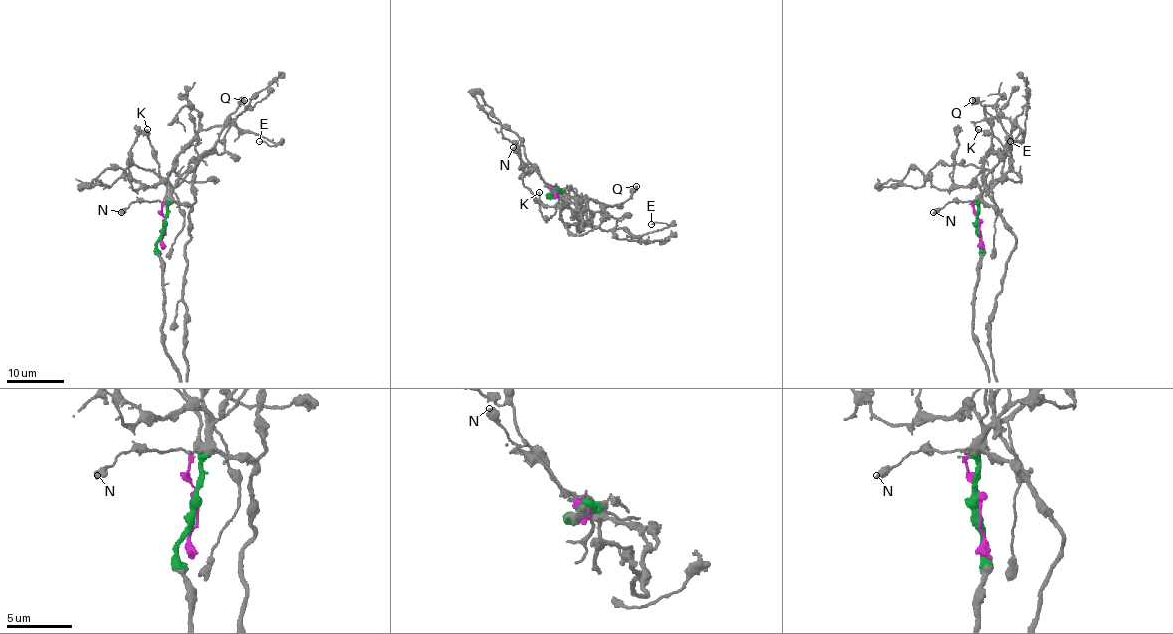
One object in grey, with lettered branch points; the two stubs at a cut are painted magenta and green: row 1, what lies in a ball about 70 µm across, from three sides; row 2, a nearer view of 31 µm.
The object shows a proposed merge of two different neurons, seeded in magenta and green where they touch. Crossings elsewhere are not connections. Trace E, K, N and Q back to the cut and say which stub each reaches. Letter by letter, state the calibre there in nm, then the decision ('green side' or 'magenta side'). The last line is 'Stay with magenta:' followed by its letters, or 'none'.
E: calibre 110 nm; green side
K: calibre 130 nm; magenta side
N: calibre 550 nm; magenta side
Q: calibre 550 nm; green side
Stay with magenta: K, N

